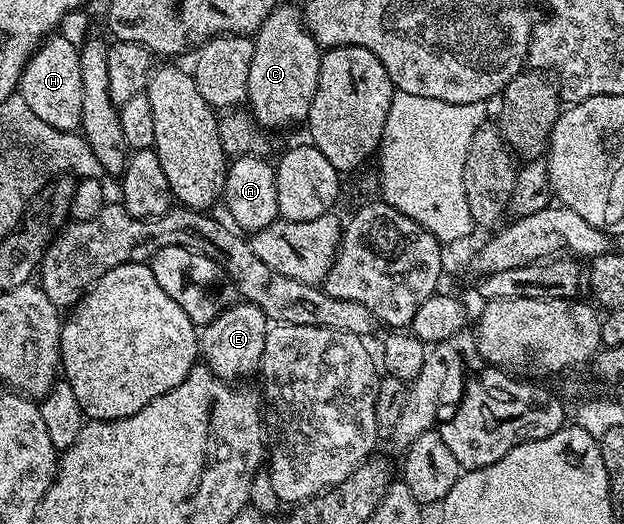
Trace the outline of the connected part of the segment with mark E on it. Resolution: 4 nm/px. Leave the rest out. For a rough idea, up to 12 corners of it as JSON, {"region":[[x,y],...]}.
{"region":[[233,304],[199,331],[199,353],[225,380],[255,375],[269,325]]}

